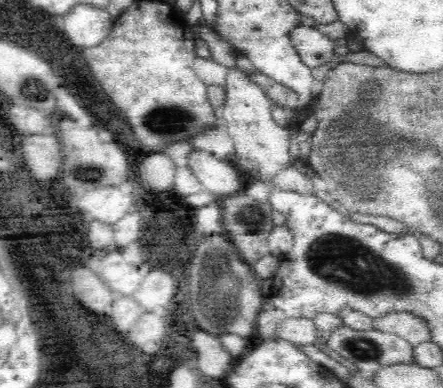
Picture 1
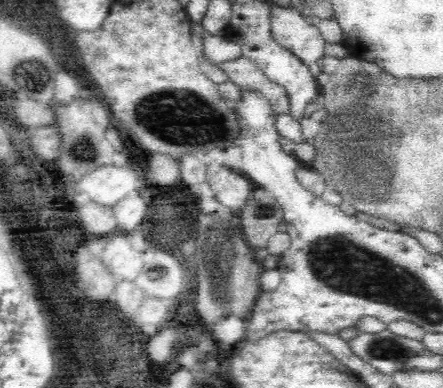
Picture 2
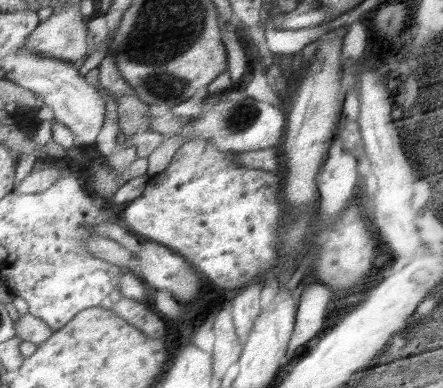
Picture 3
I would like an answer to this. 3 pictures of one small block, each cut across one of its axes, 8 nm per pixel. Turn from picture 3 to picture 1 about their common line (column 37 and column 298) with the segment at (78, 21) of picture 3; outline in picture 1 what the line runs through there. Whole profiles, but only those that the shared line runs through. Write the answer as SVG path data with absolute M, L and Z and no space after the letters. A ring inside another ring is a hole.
M308 26L296 28L292 32L292 46L296 46L298 56L310 70L334 62L336 42L314 28Z

